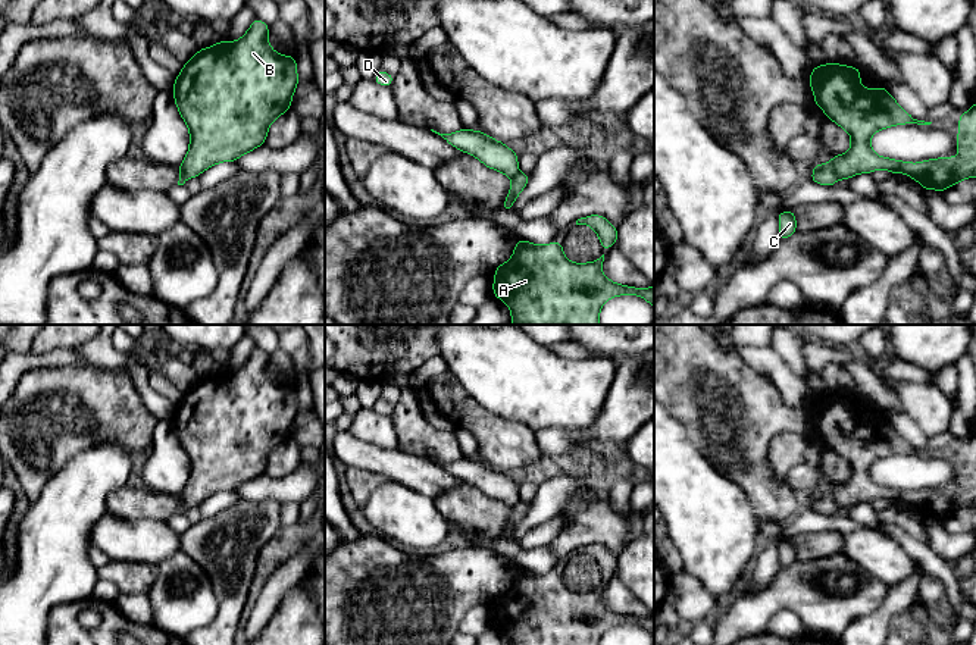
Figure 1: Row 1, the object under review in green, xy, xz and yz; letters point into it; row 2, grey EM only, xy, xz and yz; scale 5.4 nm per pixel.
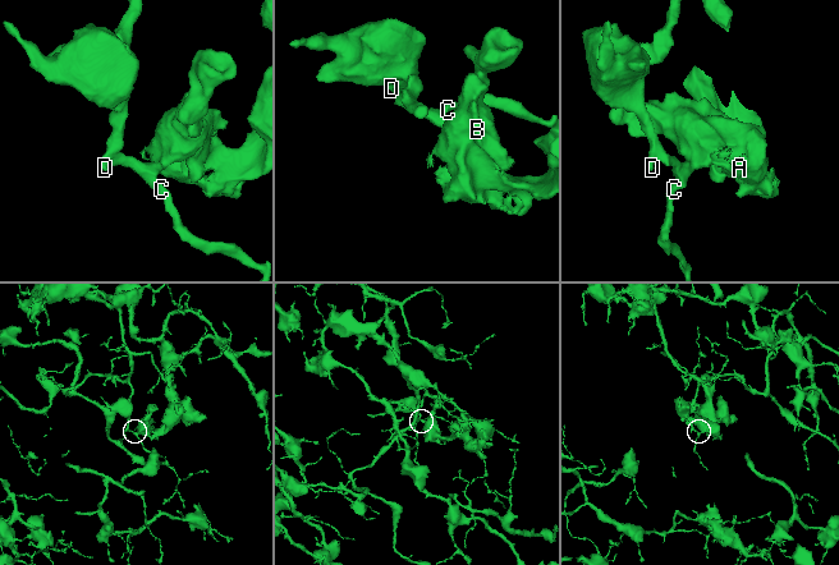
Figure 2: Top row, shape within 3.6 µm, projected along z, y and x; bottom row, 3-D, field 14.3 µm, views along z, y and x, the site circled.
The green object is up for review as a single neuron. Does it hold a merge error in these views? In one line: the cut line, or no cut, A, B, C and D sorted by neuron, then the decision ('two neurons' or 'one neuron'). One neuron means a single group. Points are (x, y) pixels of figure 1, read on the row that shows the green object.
cut in yz along (829, 163), (838, 179); A B / C D; two neurons

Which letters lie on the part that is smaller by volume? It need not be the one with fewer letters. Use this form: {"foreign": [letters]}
{"foreign": ["A", "B"]}

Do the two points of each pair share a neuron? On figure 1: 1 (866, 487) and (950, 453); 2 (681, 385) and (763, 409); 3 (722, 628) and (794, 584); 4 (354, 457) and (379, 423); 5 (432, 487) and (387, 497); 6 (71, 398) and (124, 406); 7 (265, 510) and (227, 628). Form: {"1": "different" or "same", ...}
{"1": "same", "2": "same", "3": "same", "4": "different", "5": "different", "6": "same", "7": "same"}

